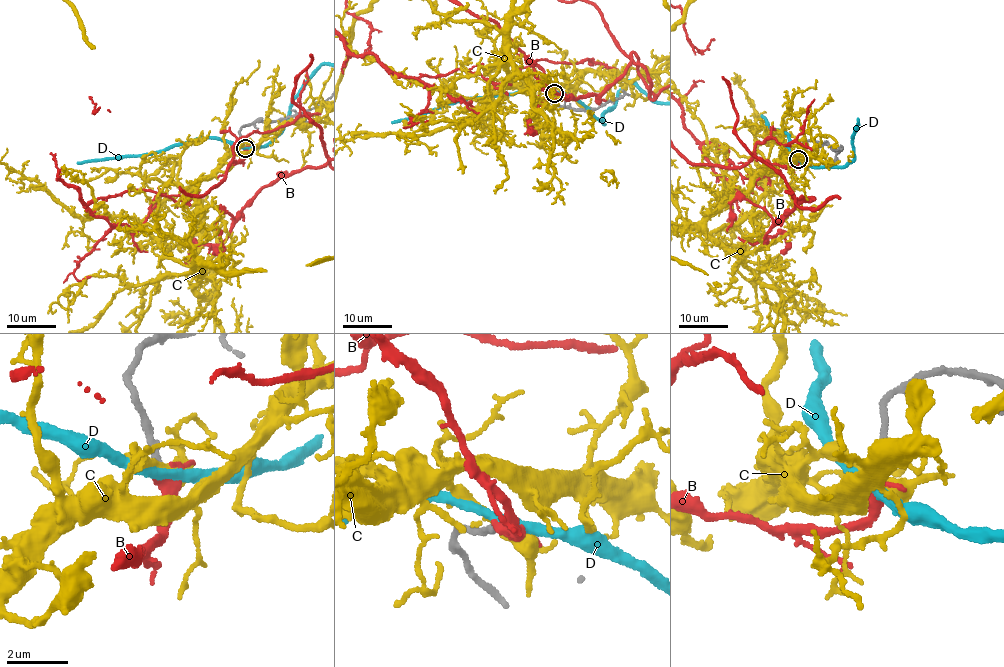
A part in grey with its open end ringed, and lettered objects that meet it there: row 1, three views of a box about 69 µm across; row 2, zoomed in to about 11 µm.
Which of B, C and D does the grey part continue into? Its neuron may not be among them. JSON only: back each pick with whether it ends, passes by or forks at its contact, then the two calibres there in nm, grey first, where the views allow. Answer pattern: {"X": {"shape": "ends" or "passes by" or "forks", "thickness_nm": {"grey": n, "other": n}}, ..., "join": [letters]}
{"B": {"shape": "passes by", "thickness_nm": {"grey": 220, "other": 360}}, "join": ["B"]}

